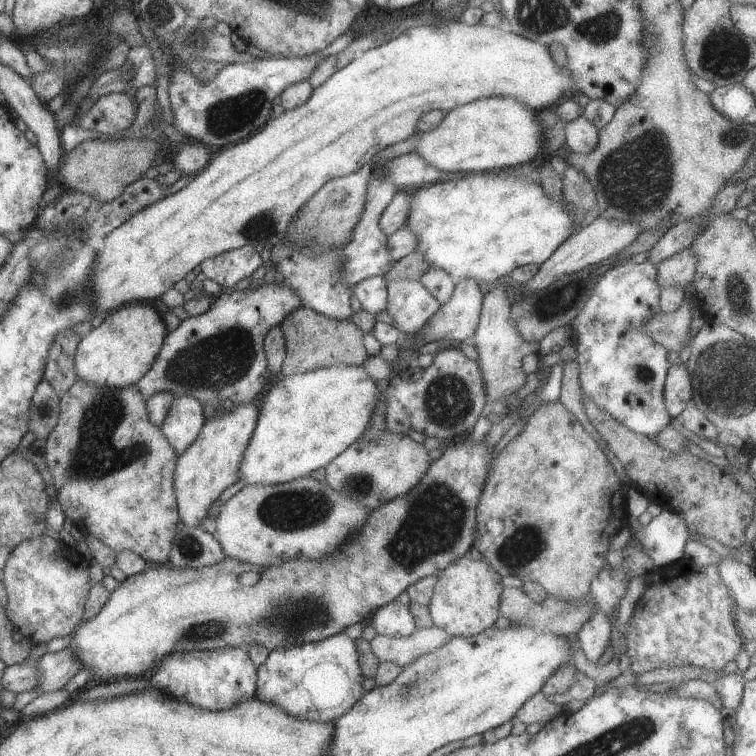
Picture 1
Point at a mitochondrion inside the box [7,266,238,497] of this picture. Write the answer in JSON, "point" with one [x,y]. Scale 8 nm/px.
{"point":[96,456]}

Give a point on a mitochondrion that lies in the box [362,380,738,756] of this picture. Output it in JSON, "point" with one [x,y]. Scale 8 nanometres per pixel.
{"point":[433,525]}

